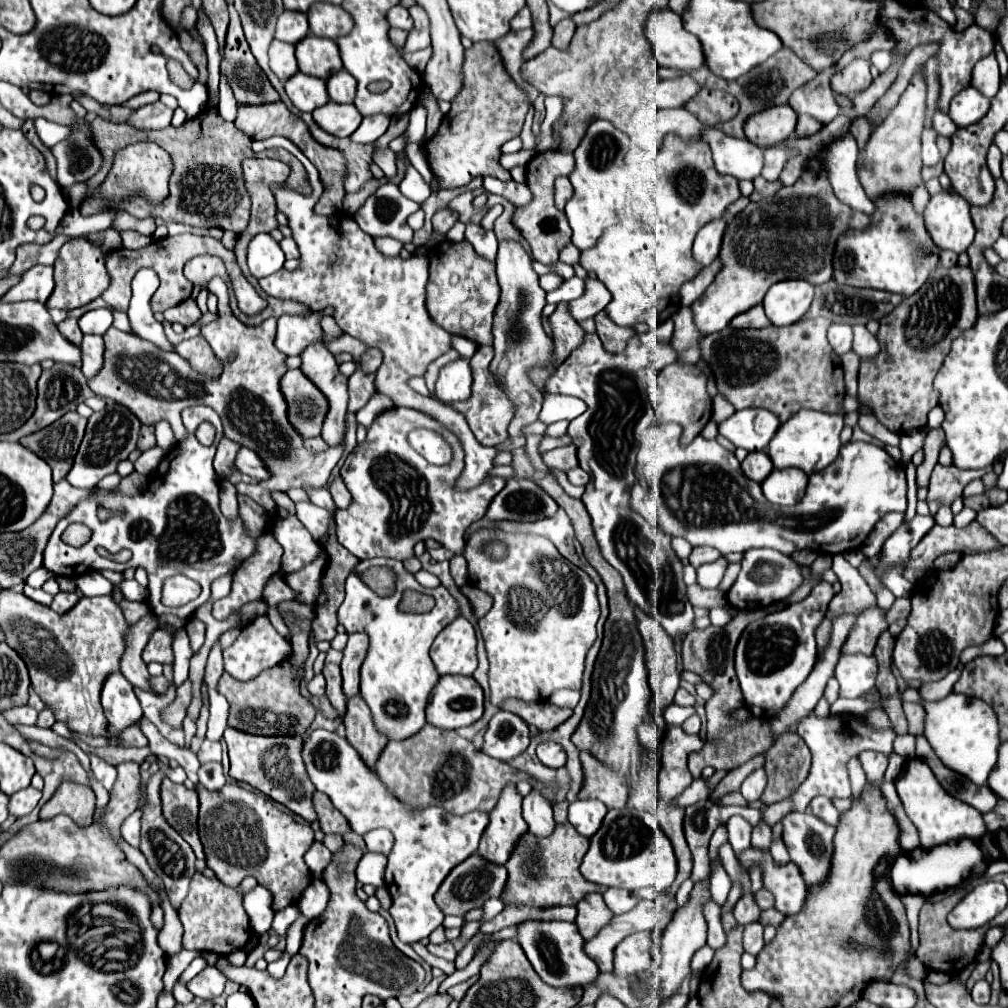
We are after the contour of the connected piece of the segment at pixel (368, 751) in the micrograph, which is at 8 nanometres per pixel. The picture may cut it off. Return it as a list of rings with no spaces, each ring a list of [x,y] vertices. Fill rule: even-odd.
[[[355,695],[347,701],[347,713],[343,717],[343,725],[347,729],[347,741],[363,755],[365,763],[373,769],[379,751],[387,745],[387,737],[377,731],[373,723],[373,715],[361,695]]]

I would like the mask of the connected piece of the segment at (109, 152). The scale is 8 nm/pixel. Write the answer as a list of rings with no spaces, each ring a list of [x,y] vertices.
[[[209,103],[201,115],[185,121],[181,127],[167,127],[163,131],[139,131],[135,127],[125,127],[125,123],[111,123],[101,117],[91,121],[91,127],[95,133],[95,143],[99,143],[99,151],[103,151],[105,159],[99,173],[87,181],[91,183],[91,189],[99,187],[105,181],[107,173],[111,171],[115,153],[119,149],[125,149],[127,145],[139,141],[155,141],[173,159],[173,173],[169,179],[169,199],[165,199],[163,207],[147,207],[143,199],[129,199],[121,203],[123,209],[131,211],[133,215],[145,215],[145,217],[157,215],[165,223],[175,221],[205,229],[219,227],[223,231],[241,233],[247,227],[251,215],[251,199],[245,189],[241,163],[243,159],[257,155],[251,151],[251,139],[239,133],[233,123],[223,121],[223,117],[217,113],[215,103]]]

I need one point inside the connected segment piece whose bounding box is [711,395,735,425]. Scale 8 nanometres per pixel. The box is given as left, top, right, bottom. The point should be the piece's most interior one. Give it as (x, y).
(721, 409)

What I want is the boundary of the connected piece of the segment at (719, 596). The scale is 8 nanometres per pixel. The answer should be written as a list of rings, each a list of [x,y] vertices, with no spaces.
[[[699,585],[687,587],[687,597],[689,597],[689,601],[691,601],[693,607],[705,607],[705,609],[711,609],[711,607],[727,603],[725,595],[719,589],[707,591],[707,589],[701,589]]]

